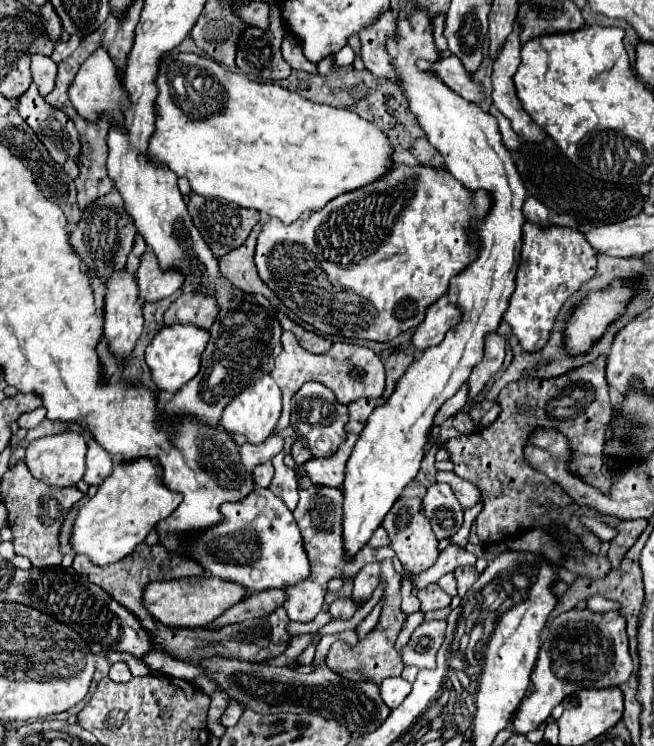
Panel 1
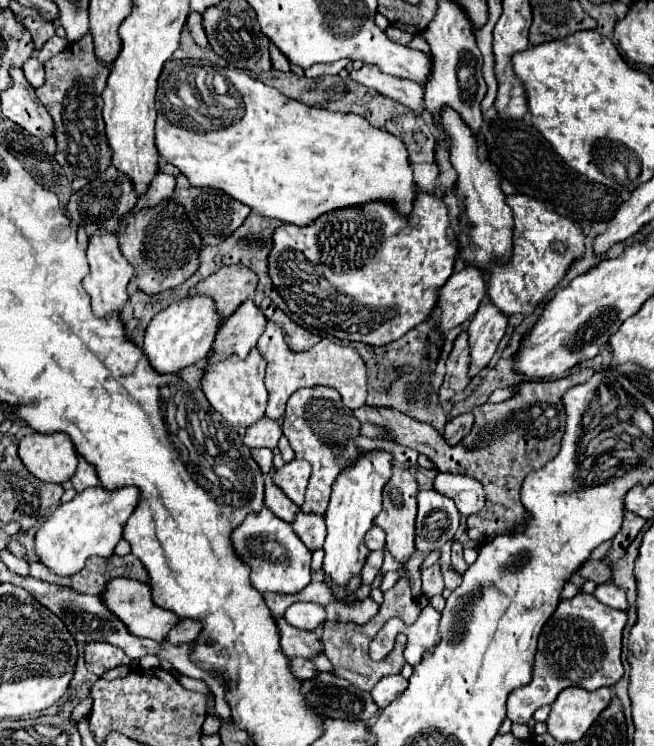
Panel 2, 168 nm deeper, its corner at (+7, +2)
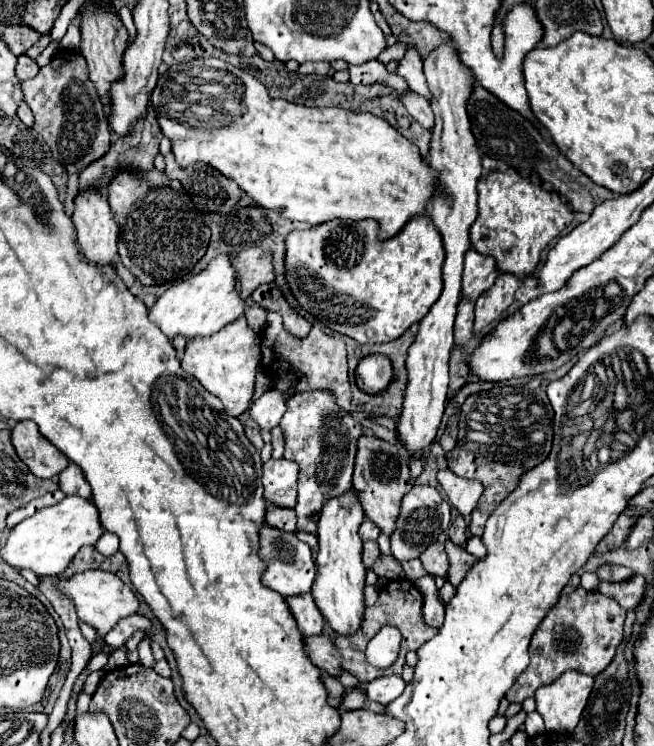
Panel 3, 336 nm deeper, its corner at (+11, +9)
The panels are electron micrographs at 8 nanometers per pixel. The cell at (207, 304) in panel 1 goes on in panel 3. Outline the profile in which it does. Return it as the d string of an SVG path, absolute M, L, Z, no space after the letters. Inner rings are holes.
M249 247L233 259L233 267L241 281L241 297L247 299L259 285L275 279L273 253L263 247Z

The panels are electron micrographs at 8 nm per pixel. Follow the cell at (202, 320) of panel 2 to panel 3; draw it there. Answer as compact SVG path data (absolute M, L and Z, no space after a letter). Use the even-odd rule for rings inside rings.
M231 255L215 257L201 273L191 275L185 281L171 285L151 307L149 319L169 337L185 335L187 339L193 337L207 337L217 333L223 325L235 321L245 311L245 301L239 295L239 283L235 269L231 265Z

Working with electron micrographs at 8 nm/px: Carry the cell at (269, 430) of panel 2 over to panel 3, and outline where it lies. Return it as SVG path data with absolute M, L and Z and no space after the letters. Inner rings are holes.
M279 389L265 391L249 409L249 415L261 425L261 429L271 431L287 411L285 395Z

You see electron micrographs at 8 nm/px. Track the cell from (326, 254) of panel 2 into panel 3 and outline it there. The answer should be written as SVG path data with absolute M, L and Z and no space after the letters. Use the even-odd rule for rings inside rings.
M427 215L413 217L393 239L379 241L377 233L377 223L373 219L359 223L337 219L305 231L295 231L287 235L285 241L287 281L299 305L331 331L347 335L361 345L389 343L401 337L401 333L405 333L413 323L419 323L421 317L425 317L443 289L441 265L445 251L441 245L441 235Z

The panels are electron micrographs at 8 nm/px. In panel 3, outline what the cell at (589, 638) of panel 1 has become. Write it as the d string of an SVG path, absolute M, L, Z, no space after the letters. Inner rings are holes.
M577 587L569 595L561 593L557 605L549 609L545 619L541 621L541 625L537 625L533 633L533 641L529 643L529 667L511 685L505 697L511 703L521 703L531 697L537 687L551 683L567 669L579 669L581 673L595 677L613 661L615 649L623 639L623 621L625 609L603 593L585 591L583 587Z

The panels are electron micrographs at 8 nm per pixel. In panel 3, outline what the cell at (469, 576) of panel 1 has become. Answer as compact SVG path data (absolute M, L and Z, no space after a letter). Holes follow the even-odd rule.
M457 515L457 519L453 519L451 521L451 527L449 527L449 539L455 543L455 545L459 545L459 547L465 547L465 541L467 541L467 537L465 537L465 519L463 519L463 515Z

